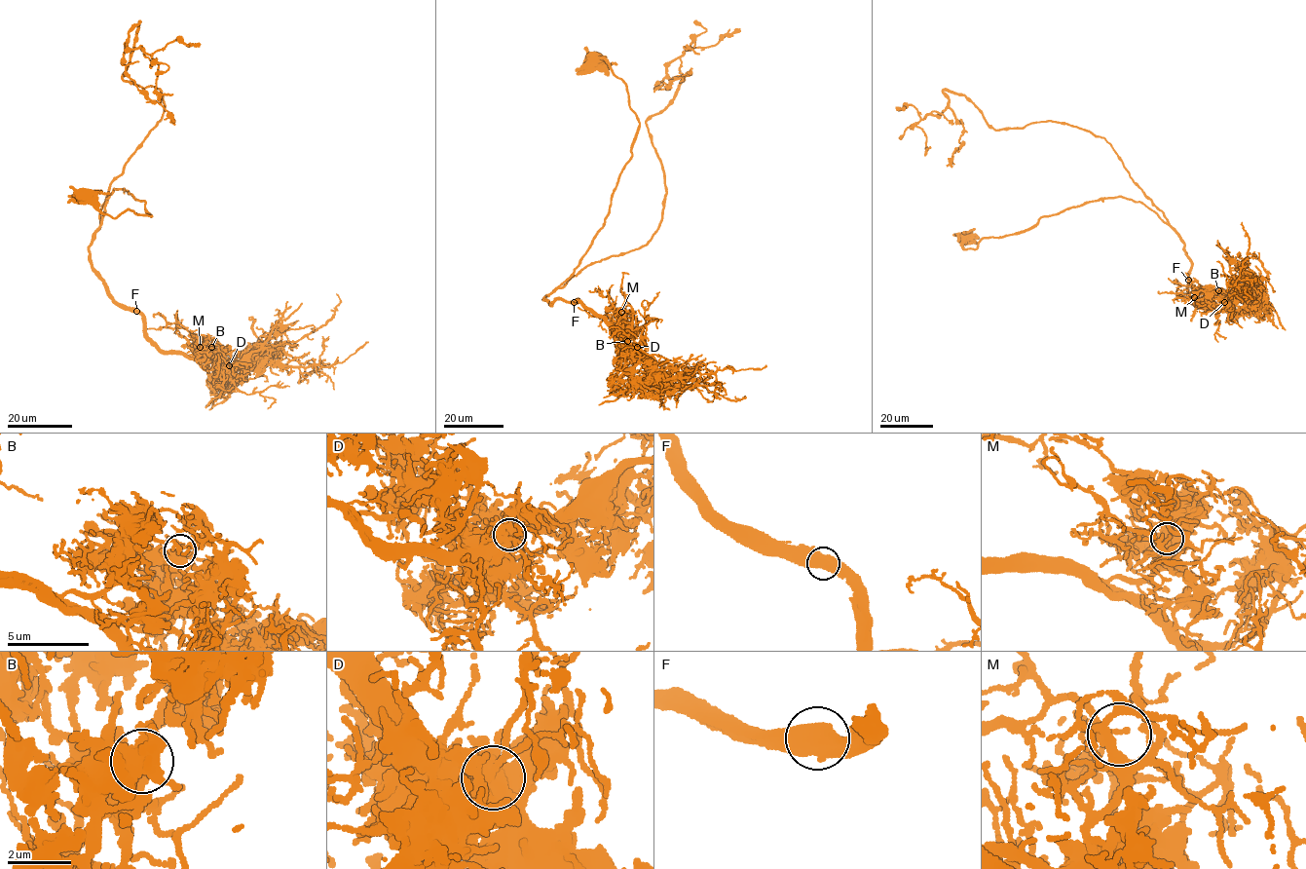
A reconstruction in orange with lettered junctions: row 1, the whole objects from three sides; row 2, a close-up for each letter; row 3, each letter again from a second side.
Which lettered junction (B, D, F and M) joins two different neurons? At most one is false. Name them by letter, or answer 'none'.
none

